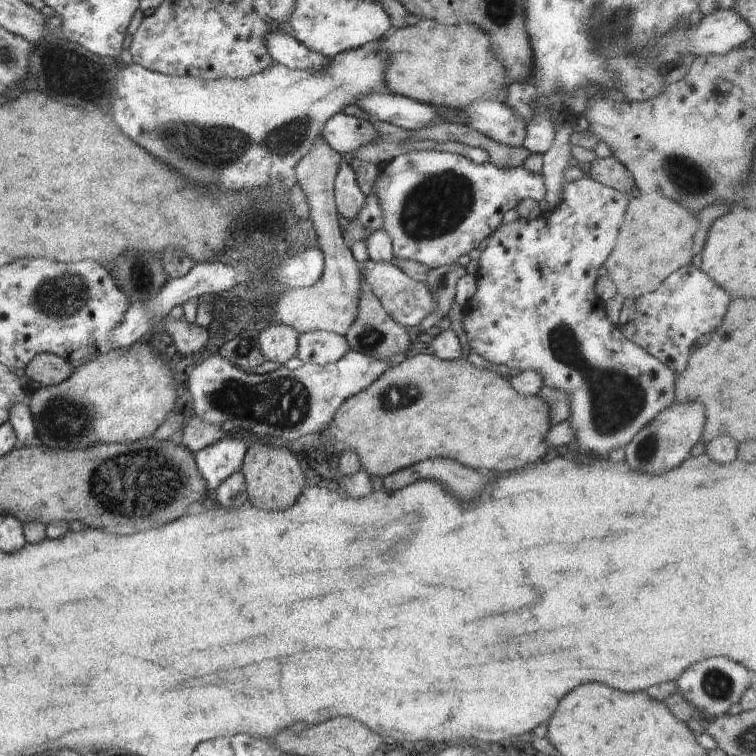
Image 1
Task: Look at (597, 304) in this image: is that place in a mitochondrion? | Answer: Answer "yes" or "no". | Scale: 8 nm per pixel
no

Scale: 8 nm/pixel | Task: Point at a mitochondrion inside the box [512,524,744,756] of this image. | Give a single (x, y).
(717, 683)

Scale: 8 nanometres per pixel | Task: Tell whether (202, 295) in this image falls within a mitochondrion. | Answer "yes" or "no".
no

